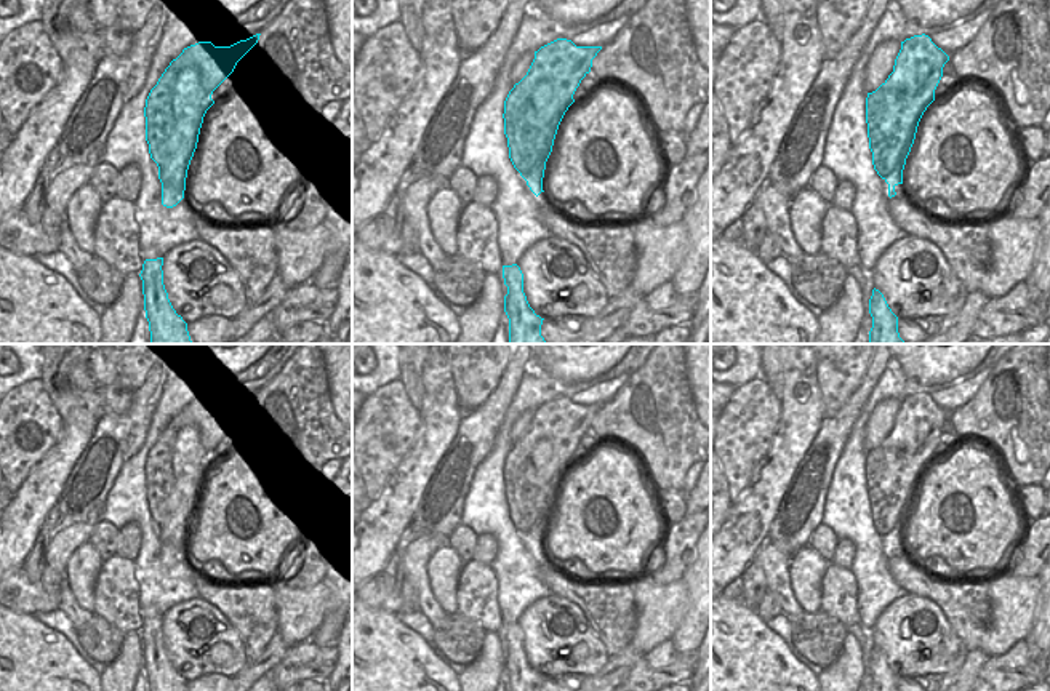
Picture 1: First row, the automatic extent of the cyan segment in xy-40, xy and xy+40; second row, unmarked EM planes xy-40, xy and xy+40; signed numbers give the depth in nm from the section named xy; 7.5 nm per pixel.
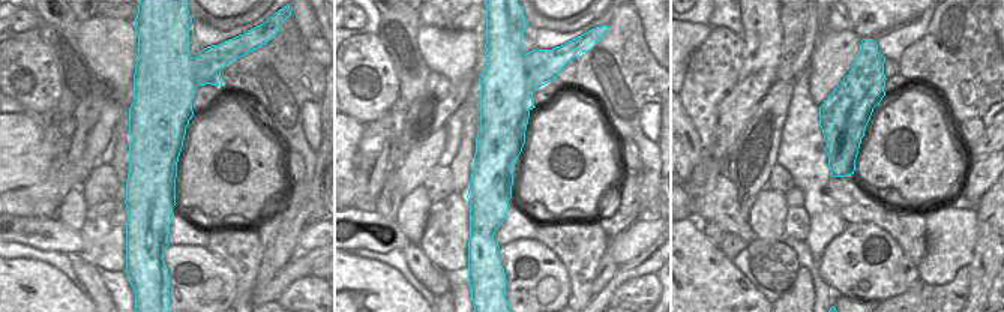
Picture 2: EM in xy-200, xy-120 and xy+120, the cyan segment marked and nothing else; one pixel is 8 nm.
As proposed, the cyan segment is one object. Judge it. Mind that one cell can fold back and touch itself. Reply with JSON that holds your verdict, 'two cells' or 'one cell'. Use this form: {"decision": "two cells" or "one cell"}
{"decision": "two cells"}

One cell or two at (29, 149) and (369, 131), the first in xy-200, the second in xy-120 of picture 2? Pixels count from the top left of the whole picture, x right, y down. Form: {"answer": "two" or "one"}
{"answer": "two"}

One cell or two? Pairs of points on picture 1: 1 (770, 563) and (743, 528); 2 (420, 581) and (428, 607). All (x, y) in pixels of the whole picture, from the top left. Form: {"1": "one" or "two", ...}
{"1": "two", "2": "one"}

